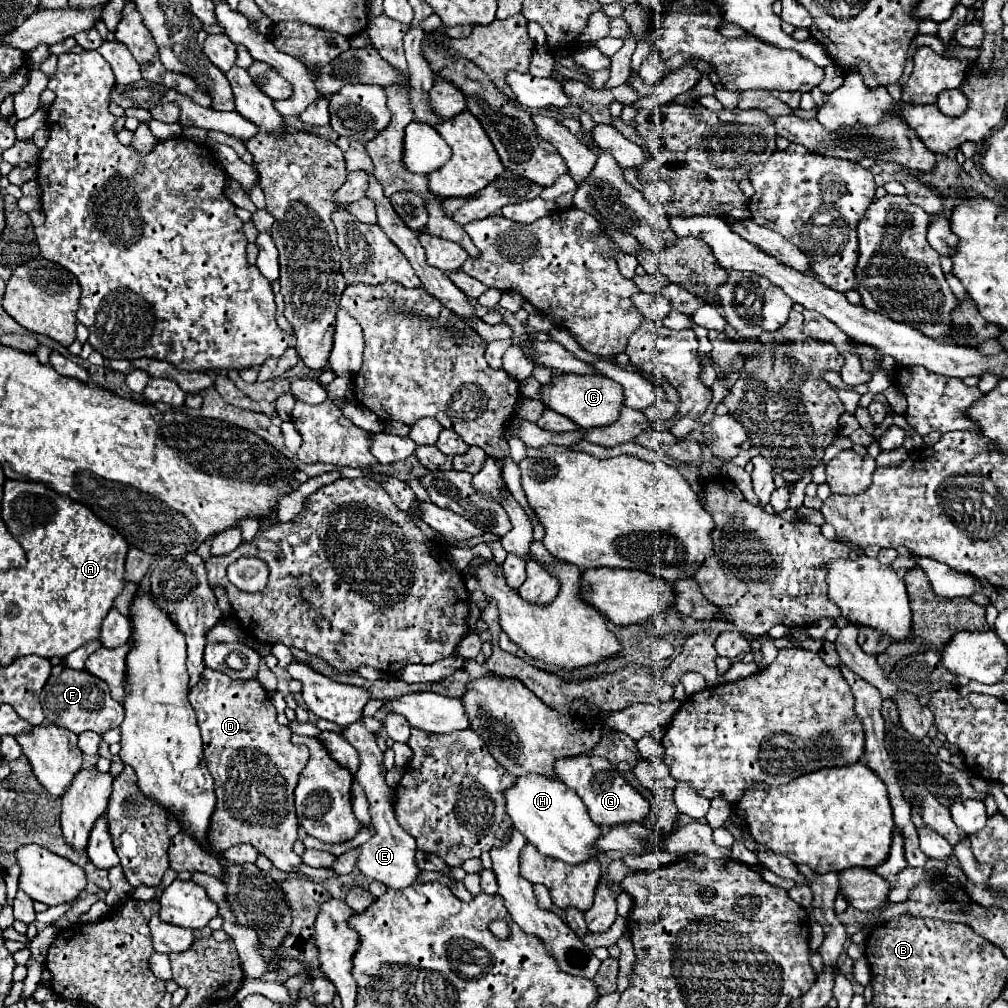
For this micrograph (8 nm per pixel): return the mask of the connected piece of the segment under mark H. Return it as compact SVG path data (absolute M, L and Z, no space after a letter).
M538 774L516 778L516 786L506 790L506 812L526 842L536 846L544 856L558 858L566 864L582 864L602 854L596 846L596 840L602 836L602 828L590 820L582 798L558 778L550 780Z

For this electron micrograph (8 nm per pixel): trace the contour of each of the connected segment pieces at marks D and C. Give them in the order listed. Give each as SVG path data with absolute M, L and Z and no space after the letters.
M204 668L202 680L190 688L188 700L198 716L198 726L204 740L204 758L208 772L214 778L216 794L216 808L210 818L210 834L204 848L208 852L222 852L236 844L252 844L258 854L266 856L276 868L292 872L294 866L302 864L300 856L292 850L294 842L298 840L294 788L300 772L310 758L310 752L306 746L290 742L292 732L276 722L276 708L258 680L232 680L222 672Z
M556 374L550 384L540 386L540 400L554 412L574 420L580 428L608 426L620 416L622 386L600 374Z

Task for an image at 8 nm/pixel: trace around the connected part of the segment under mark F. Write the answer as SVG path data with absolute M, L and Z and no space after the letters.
M64 668L58 678L48 678L44 690L40 692L40 702L42 702L48 722L64 726L64 728L72 730L74 734L82 734L86 730L104 734L106 730L120 726L120 722L124 718L124 708L122 708L122 704L118 704L110 698L110 690L108 690L106 682L98 680L96 676L88 674L86 670L78 672L78 670Z

